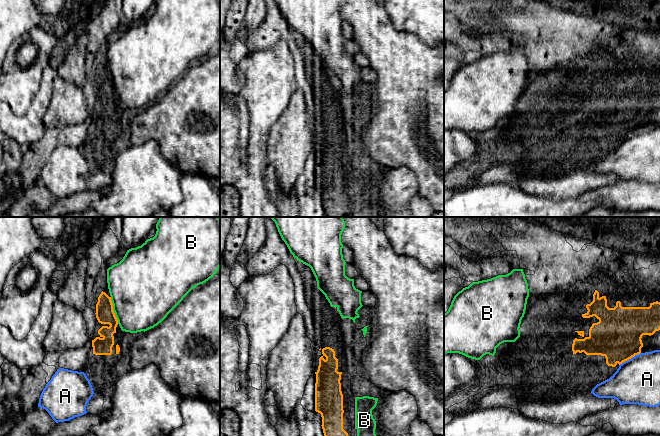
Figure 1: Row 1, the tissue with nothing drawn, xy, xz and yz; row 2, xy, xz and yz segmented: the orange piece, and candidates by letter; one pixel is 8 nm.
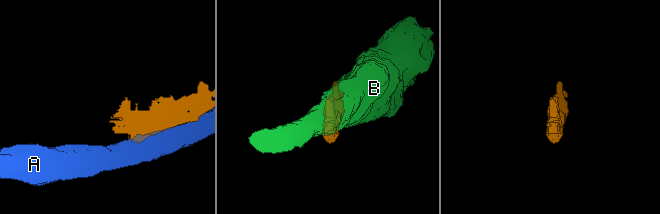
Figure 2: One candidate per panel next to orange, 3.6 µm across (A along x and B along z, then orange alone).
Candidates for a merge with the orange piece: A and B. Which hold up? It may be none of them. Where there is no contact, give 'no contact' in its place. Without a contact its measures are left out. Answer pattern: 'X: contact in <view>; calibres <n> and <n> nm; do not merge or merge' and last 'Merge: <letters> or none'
A: contact in yz; calibres 380 and 360 nm; do not merge
B: contact in xy; calibres 140 and 480 nm; do not merge
Merge: none

